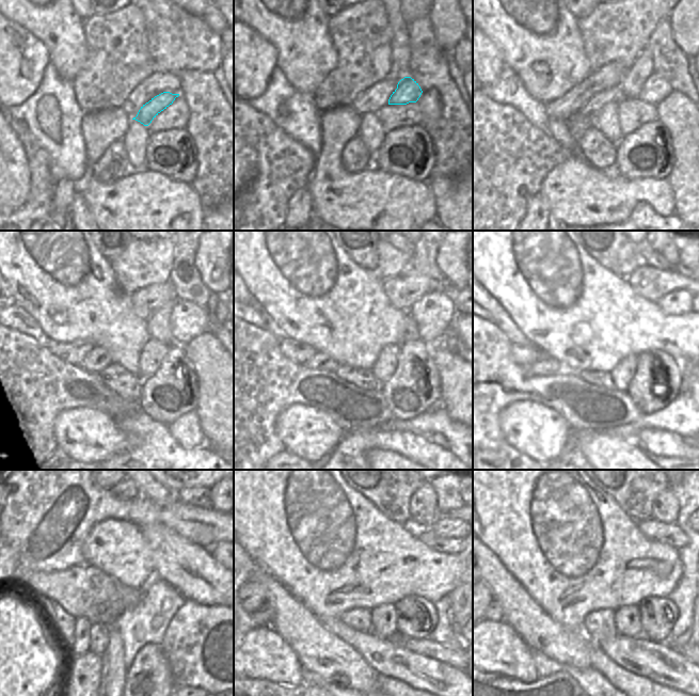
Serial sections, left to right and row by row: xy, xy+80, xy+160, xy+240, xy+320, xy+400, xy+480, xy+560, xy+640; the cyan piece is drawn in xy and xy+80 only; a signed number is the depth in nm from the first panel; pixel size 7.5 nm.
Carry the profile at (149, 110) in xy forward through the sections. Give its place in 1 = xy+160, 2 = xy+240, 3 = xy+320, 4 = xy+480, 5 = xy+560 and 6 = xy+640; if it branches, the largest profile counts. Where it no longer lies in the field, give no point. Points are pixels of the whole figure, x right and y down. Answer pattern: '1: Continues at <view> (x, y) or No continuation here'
1: Continues at xy+160 (655, 89)
2: Continues at xy+240 (188, 320)
3: Continues at xy+320 (433, 314)
4: Continues at xy+480 (197, 530)
5: Continues at xy+560 (444, 526)
6: Continues at xy+640 (689, 518).

